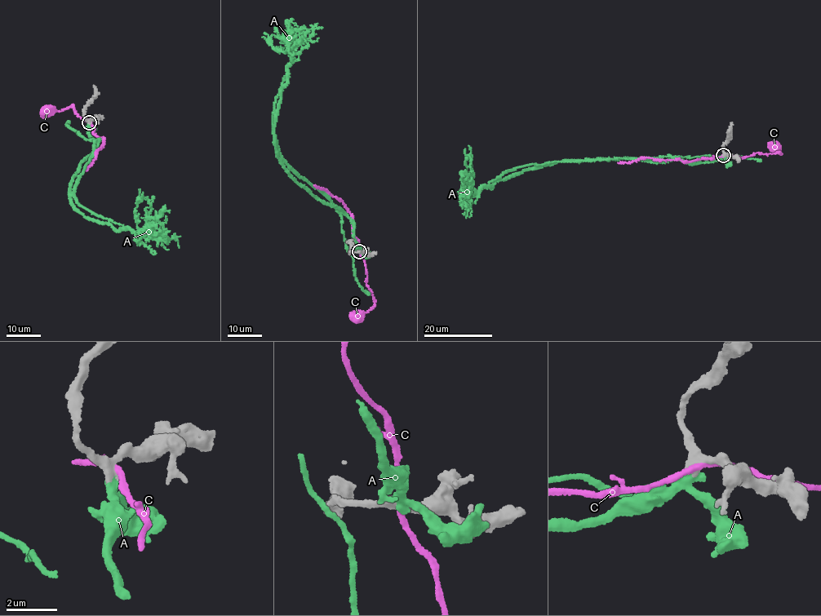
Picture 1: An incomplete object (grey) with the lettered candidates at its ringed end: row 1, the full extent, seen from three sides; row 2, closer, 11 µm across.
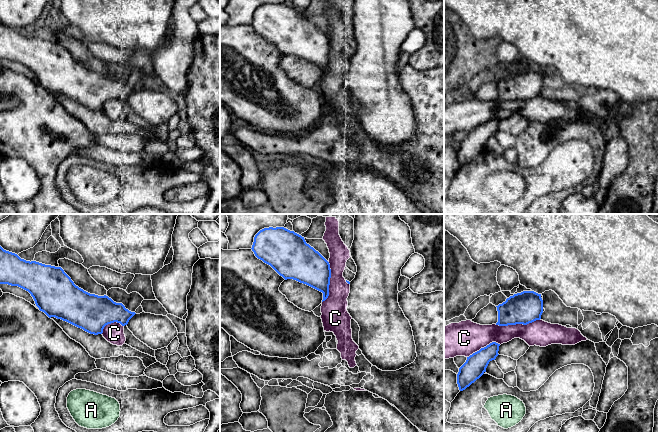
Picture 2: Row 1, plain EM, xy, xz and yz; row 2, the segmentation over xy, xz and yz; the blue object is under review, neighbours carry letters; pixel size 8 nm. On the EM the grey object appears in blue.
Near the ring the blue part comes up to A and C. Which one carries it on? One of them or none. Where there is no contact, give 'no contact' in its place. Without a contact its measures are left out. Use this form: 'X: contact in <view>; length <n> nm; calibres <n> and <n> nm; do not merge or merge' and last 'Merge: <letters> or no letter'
A: no contact; merge
C: contact in yz; length 380 nm; calibres 260 and 200 nm; do not merge
Merge: A

